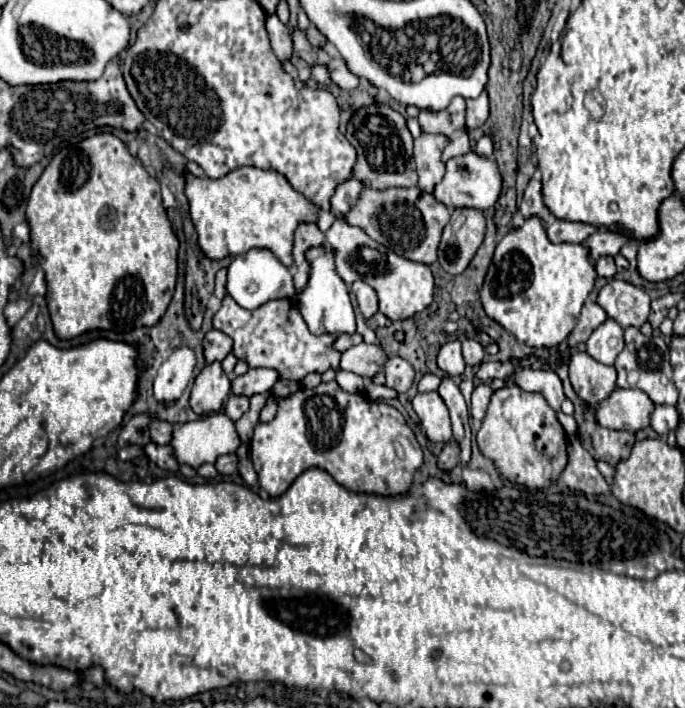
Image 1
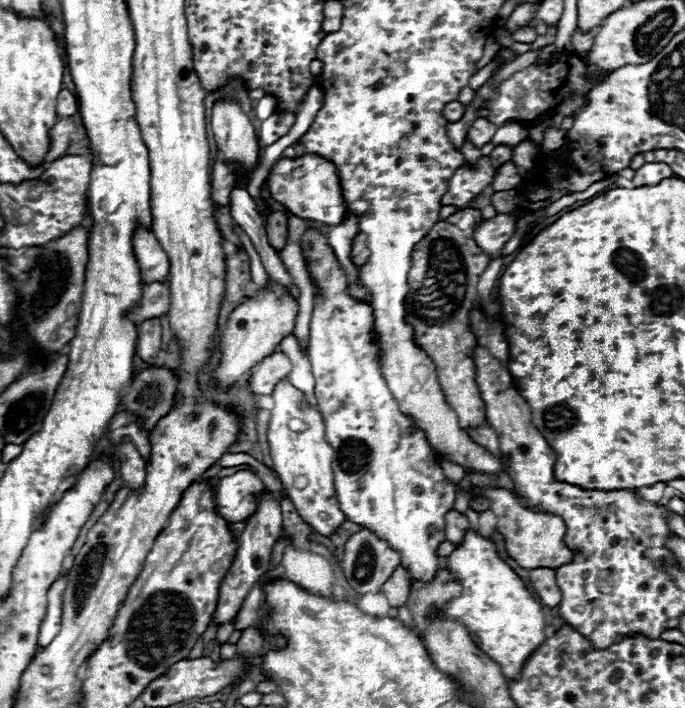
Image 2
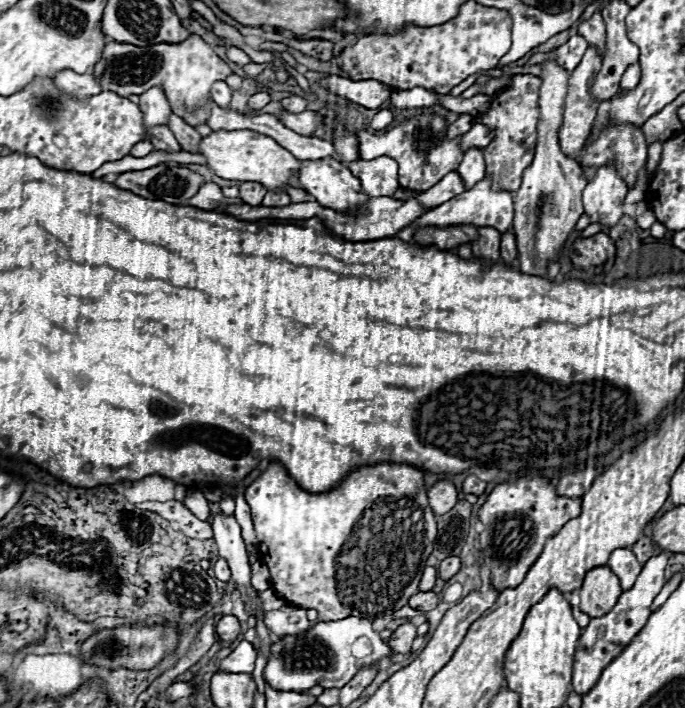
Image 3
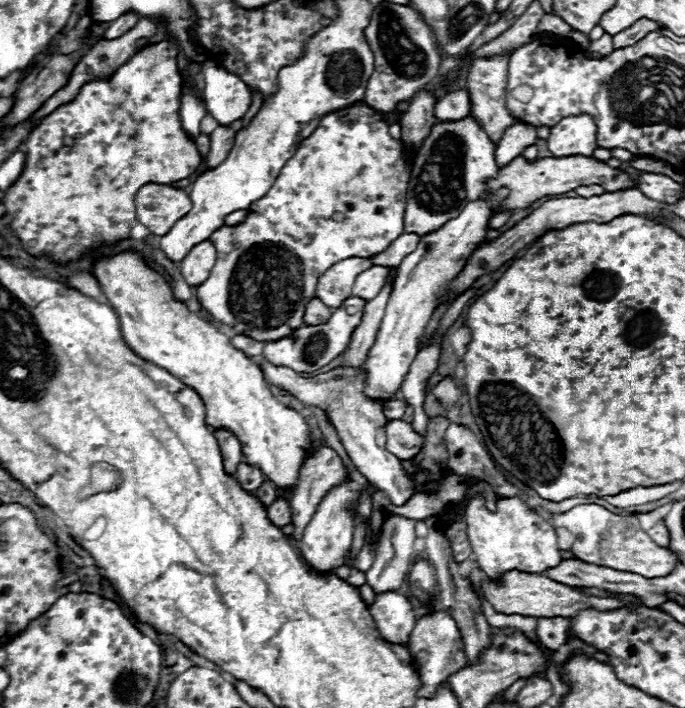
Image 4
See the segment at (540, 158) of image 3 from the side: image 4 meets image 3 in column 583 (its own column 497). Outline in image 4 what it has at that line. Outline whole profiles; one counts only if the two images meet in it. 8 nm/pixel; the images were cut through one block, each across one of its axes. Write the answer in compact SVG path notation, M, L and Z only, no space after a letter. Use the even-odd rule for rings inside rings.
M516 156L512 162L508 162L506 166L498 168L496 178L490 178L486 182L486 194L484 196L490 196L492 192L496 192L500 188L508 188L510 194L506 196L506 200L502 200L500 208L494 210L494 214L516 212L516 210L530 208L540 198L566 194L566 192L574 190L576 186L588 186L592 182L604 186L604 190L622 190L622 188L628 188L628 186L636 186L636 182L628 174L624 174L624 172L620 172L616 168L610 168L606 162L598 162L592 156L588 156L588 158L584 158L584 156L536 158L534 162L528 162L526 158Z

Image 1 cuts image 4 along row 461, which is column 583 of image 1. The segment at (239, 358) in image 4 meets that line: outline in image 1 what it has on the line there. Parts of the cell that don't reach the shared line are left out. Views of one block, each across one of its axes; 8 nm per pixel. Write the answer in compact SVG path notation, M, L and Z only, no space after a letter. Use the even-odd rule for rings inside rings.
M538 216L528 218L520 228L510 230L496 246L490 270L482 286L482 304L486 314L502 324L518 342L524 342L534 348L558 348L572 332L584 300L594 288L596 268L590 260L590 248L586 244L554 244L546 236L546 226Z

